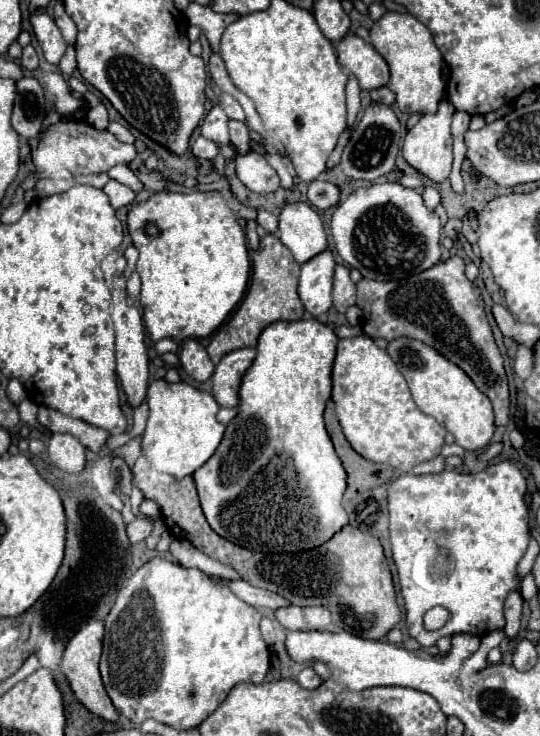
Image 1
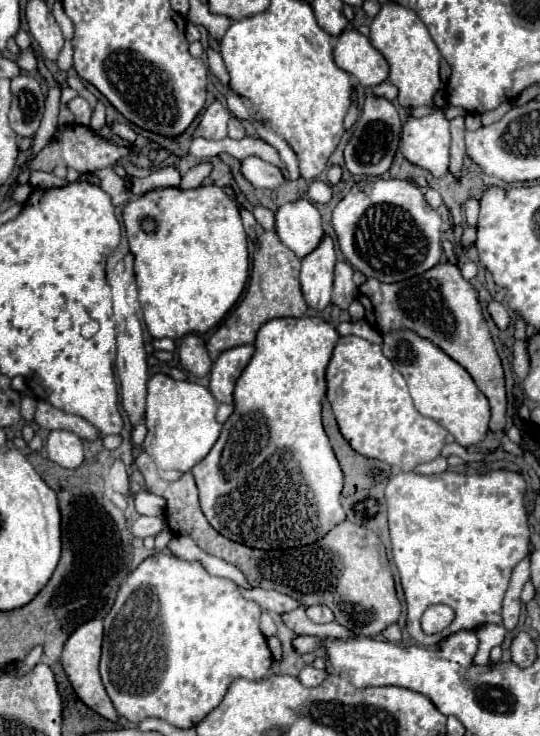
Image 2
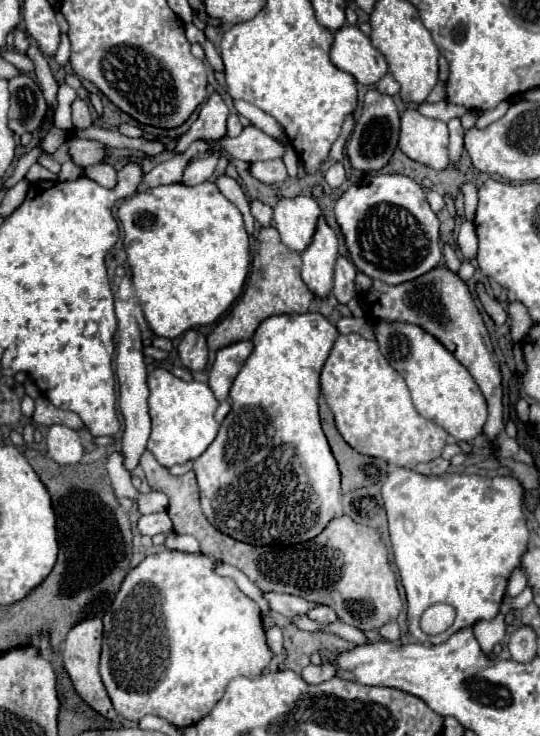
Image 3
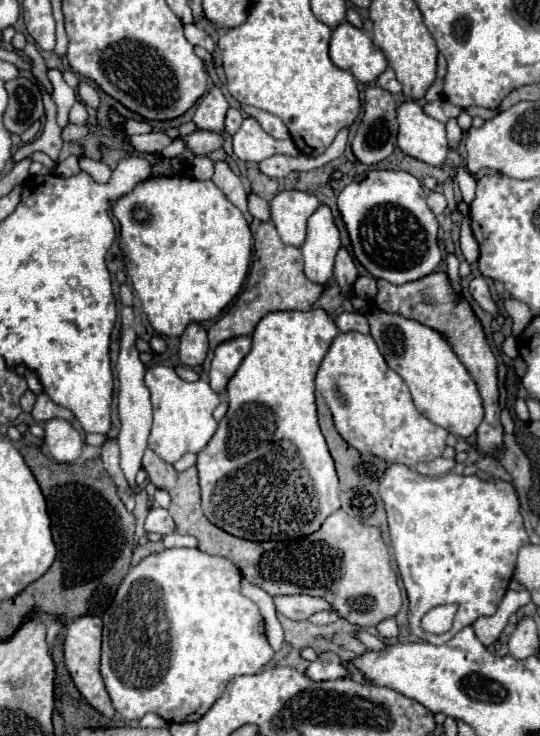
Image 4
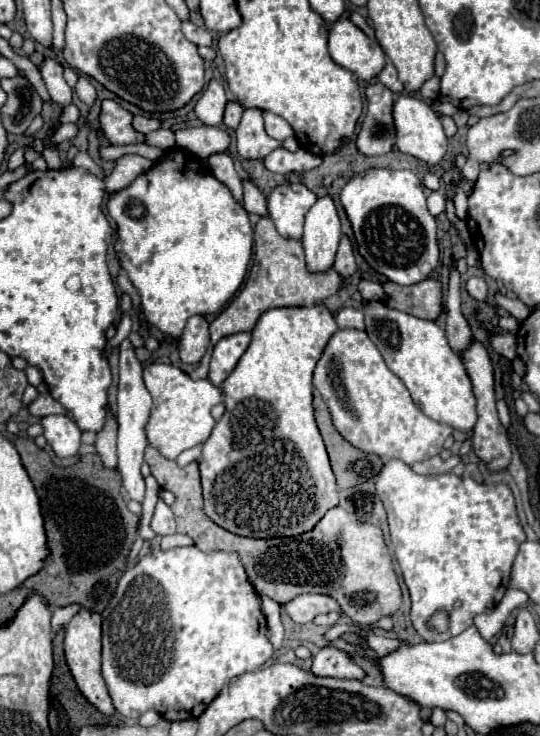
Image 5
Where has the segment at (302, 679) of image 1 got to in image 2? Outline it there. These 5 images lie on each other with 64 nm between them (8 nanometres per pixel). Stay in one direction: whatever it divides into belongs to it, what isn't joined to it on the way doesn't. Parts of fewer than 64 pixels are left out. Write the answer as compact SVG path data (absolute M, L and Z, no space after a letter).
M306 666L306 668L300 672L298 678L300 678L300 682L302 682L304 686L312 688L312 686L322 684L322 682L328 678L328 670L318 670L318 668L314 668L314 666Z

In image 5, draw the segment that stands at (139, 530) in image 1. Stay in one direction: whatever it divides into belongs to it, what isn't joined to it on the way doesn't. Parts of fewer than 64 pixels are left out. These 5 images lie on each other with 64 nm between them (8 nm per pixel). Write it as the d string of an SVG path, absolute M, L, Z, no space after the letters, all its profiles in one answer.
M158 500L156 504L156 512L152 518L152 530L160 536L164 534L174 534L176 532L176 522L174 522L174 514L170 510L170 506L164 500Z

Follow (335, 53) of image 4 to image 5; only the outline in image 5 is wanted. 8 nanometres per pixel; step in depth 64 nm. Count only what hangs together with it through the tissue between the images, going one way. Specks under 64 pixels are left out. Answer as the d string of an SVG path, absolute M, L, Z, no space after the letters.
M344 14L330 26L328 50L336 64L362 80L372 80L386 64L386 54Z

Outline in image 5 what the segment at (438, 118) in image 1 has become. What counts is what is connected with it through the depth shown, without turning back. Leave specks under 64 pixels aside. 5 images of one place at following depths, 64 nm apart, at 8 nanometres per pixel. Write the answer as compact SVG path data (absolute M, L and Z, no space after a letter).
M400 94L400 98L394 102L392 114L394 114L394 126L396 126L396 146L402 154L410 154L418 160L424 160L426 164L438 164L444 158L448 138L444 134L444 128L436 112L428 102L412 94Z

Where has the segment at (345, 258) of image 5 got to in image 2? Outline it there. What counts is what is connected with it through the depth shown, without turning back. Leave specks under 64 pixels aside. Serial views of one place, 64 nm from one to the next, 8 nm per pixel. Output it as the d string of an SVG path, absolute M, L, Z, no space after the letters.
M336 262L334 269L334 282L332 291L332 302L340 308L348 308L348 304L356 298L356 284L352 282L354 268L348 262Z

